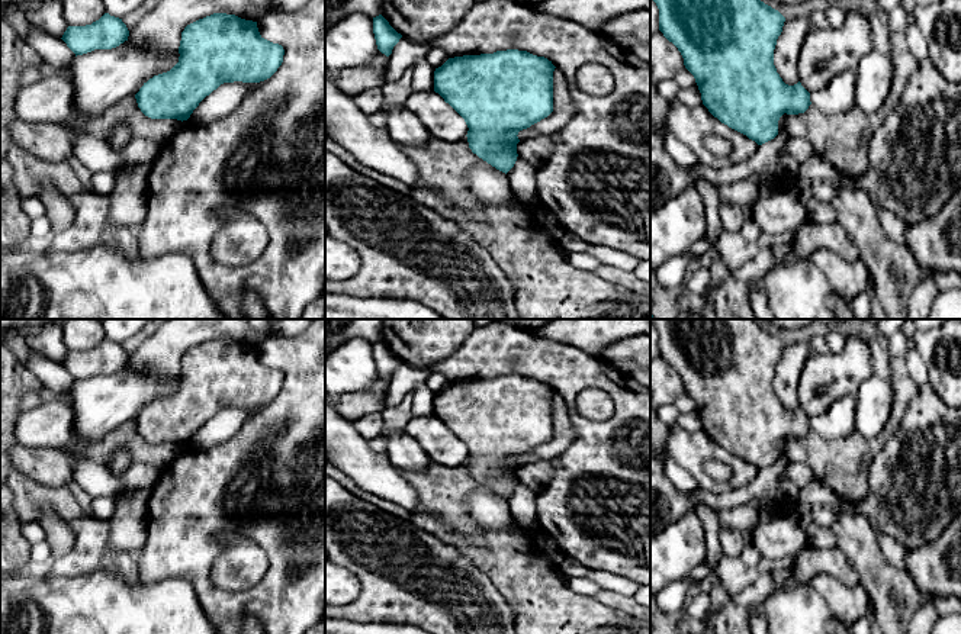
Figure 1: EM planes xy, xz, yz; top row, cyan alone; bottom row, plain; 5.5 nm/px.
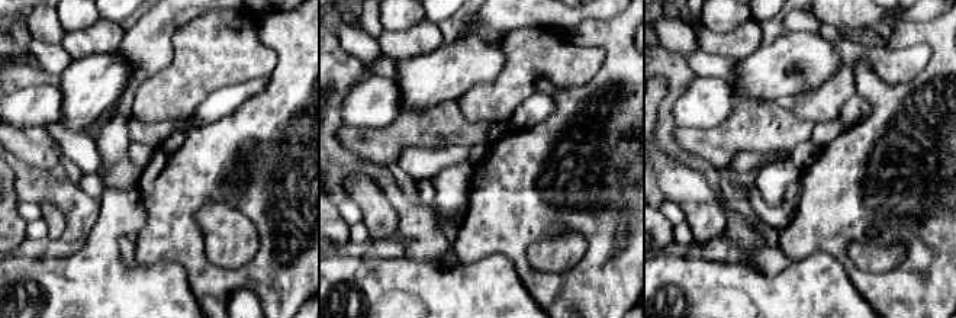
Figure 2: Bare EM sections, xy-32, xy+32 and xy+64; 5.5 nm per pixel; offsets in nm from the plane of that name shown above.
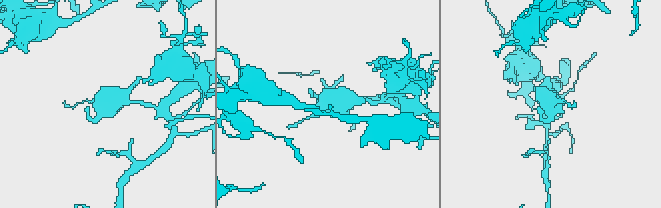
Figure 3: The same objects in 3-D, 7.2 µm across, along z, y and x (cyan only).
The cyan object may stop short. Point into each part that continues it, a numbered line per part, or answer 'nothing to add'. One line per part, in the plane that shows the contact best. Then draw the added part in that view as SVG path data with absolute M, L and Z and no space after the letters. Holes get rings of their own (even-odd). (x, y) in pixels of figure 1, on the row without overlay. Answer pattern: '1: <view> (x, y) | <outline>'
nothing to add

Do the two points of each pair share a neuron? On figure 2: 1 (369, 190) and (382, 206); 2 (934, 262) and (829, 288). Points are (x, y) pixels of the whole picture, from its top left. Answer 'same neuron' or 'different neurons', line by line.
1: same neuron
2: different neurons

